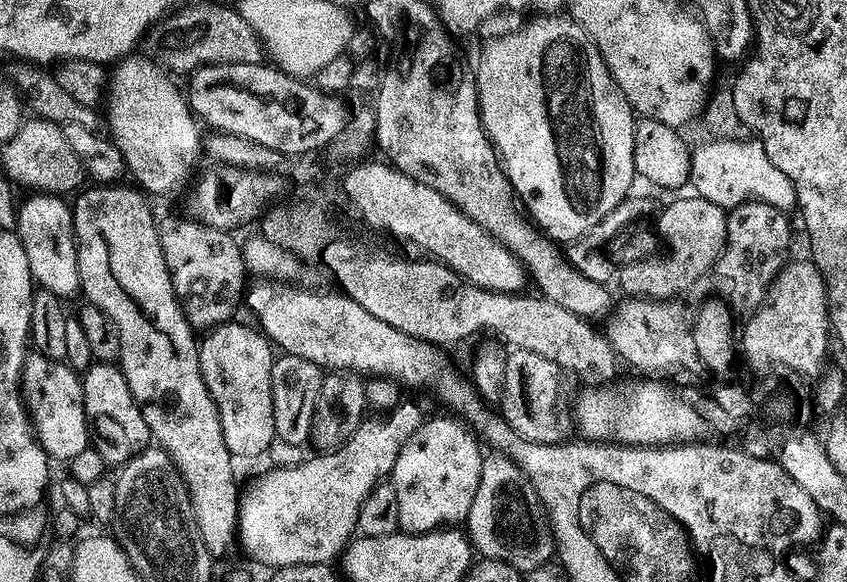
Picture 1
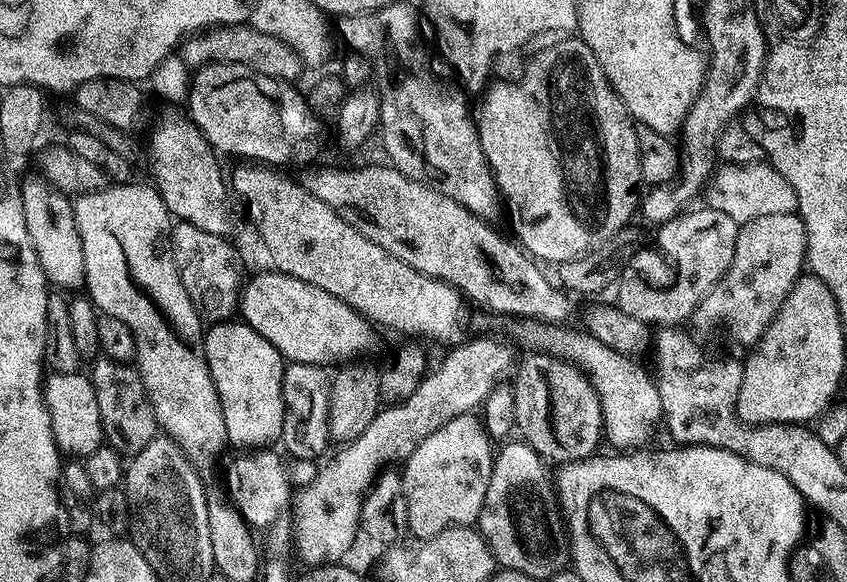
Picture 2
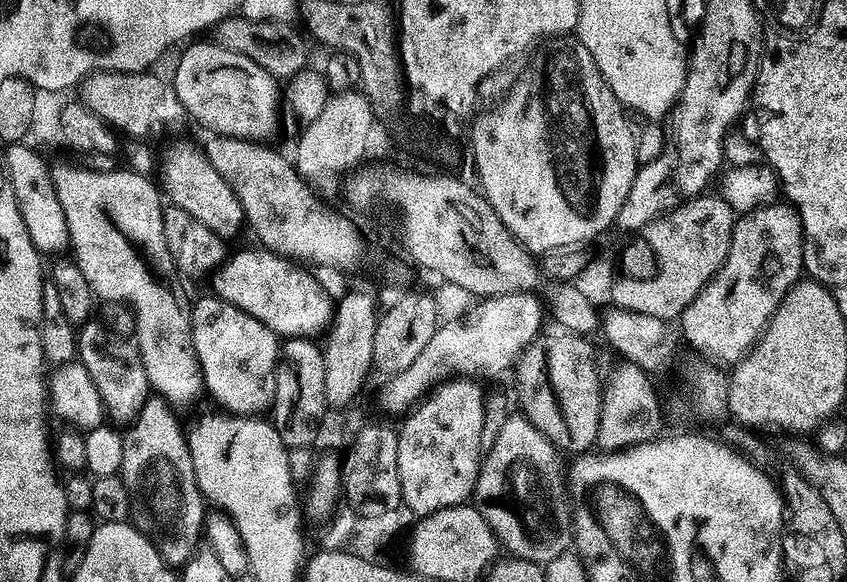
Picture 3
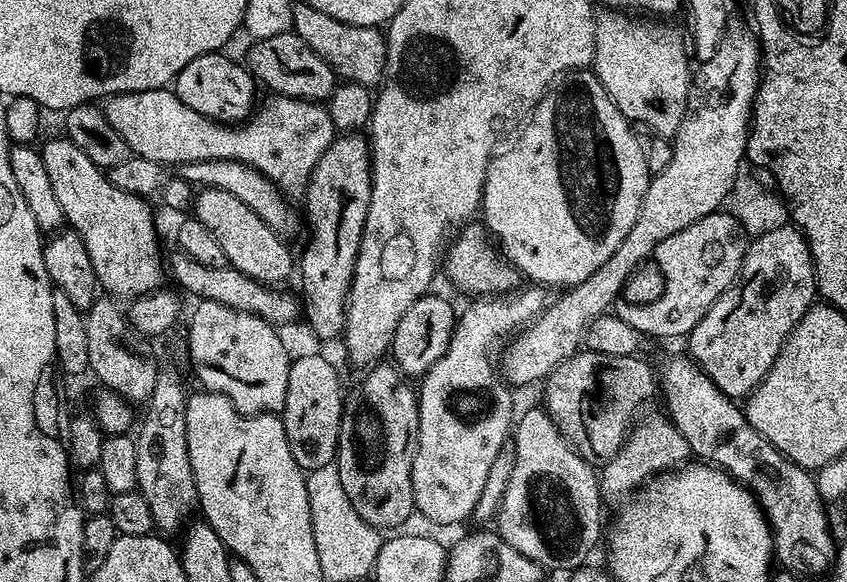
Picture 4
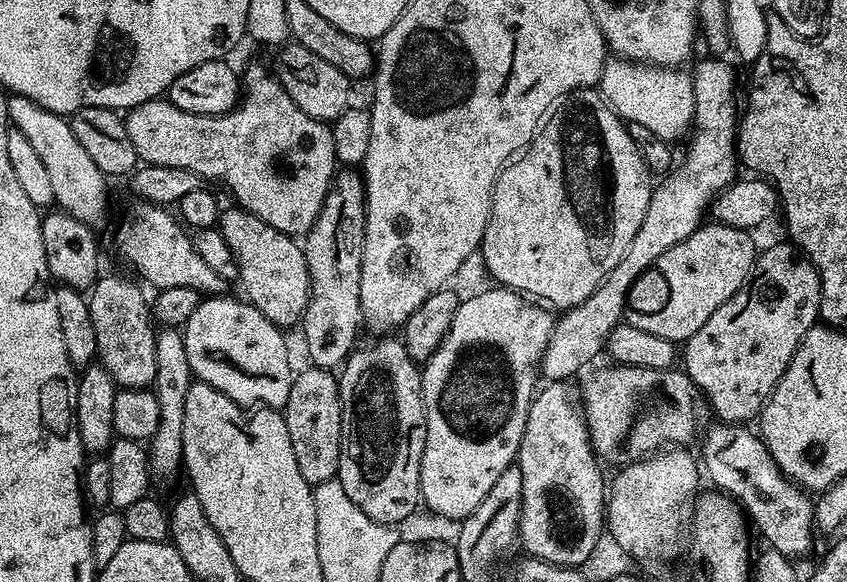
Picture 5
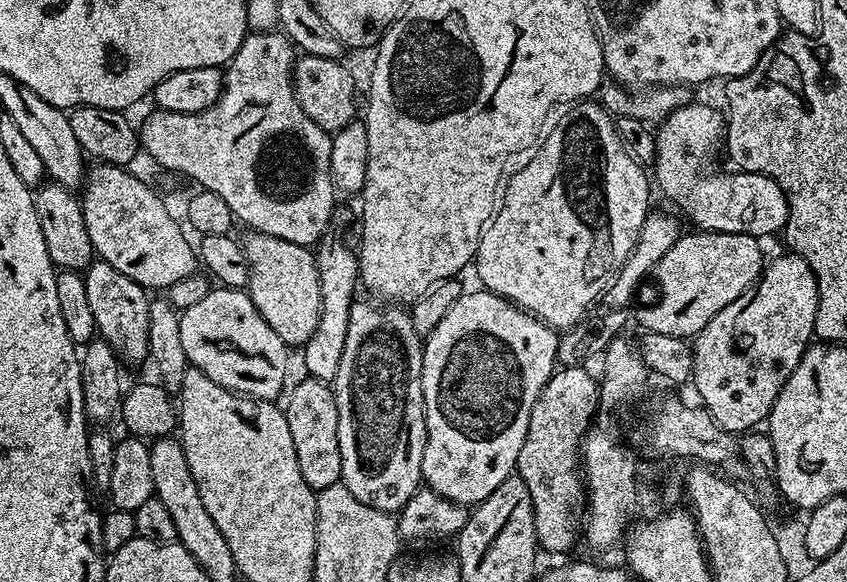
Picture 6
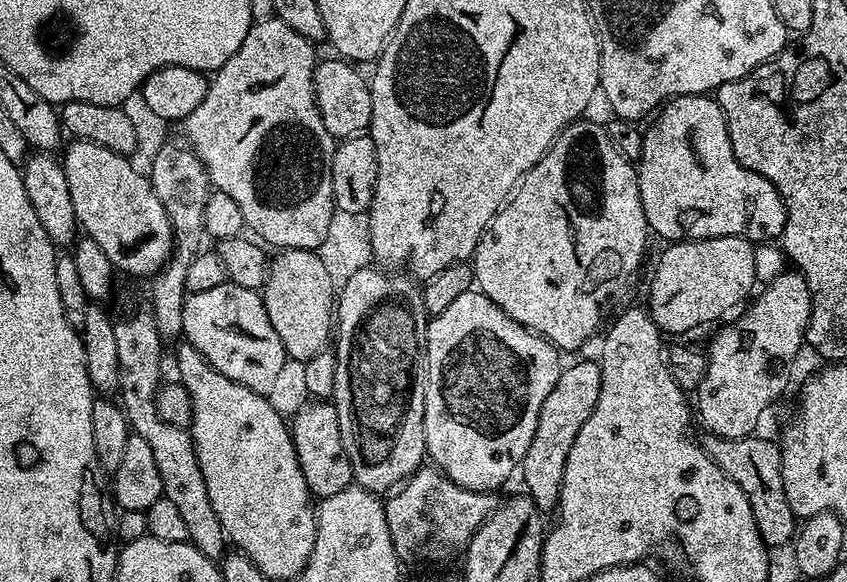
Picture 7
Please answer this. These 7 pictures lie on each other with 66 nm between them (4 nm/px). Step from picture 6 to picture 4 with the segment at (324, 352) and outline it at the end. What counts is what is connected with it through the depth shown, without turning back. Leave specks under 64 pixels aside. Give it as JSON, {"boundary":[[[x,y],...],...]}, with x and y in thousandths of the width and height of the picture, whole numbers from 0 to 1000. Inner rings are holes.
{"boundary":[[[401,230],[388,247],[387,256],[383,259],[373,290],[368,299],[361,325],[361,338],[364,337],[364,392],[368,400],[364,405],[364,421],[359,426],[359,435],[352,440],[352,474],[359,479],[359,509],[357,507],[357,536],[361,545],[364,541],[364,557],[368,562],[368,570],[374,586],[397,584],[400,586],[406,574],[406,550],[411,538],[411,502],[416,497],[416,473],[418,471],[418,457],[420,455],[420,440],[425,433],[425,405],[430,400],[430,383],[432,381],[432,368],[434,356],[439,345],[439,270],[437,266],[437,247],[433,239],[430,241],[425,230]]]}

